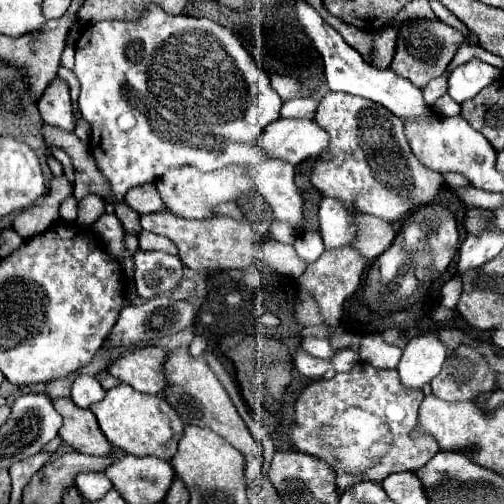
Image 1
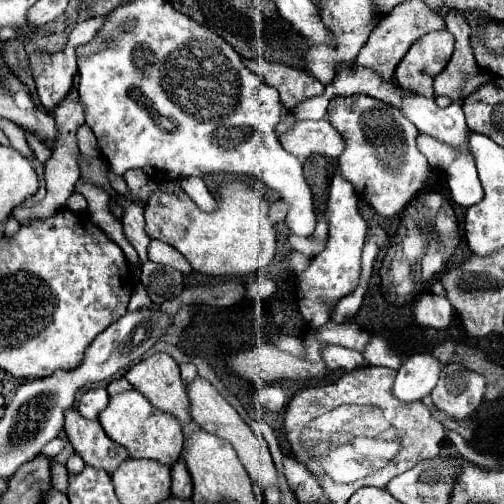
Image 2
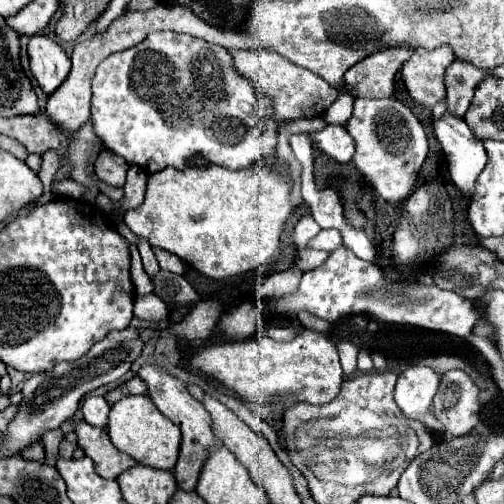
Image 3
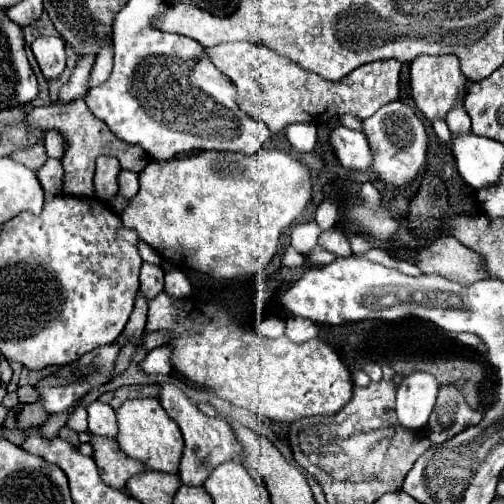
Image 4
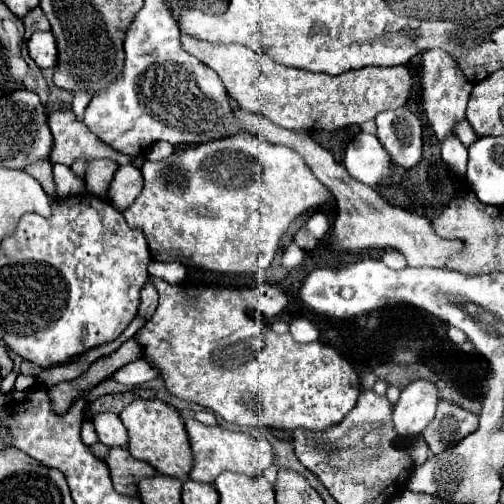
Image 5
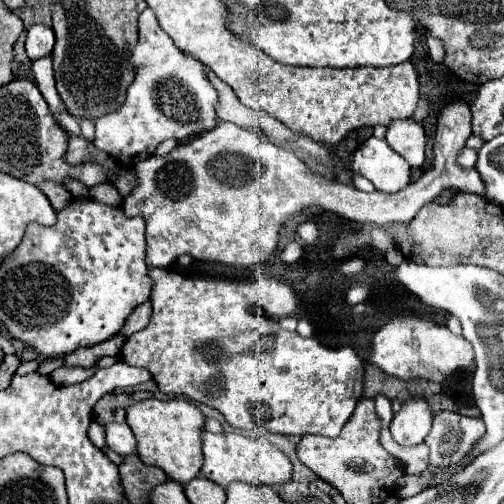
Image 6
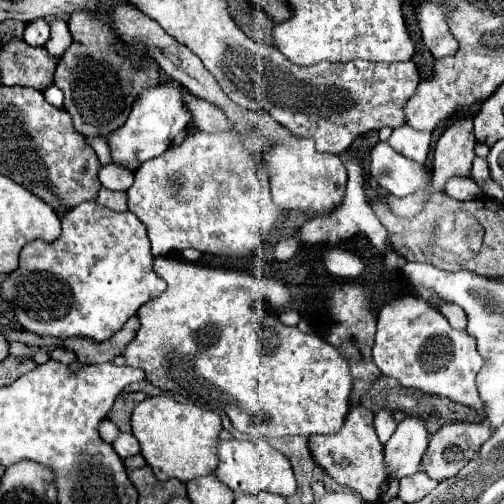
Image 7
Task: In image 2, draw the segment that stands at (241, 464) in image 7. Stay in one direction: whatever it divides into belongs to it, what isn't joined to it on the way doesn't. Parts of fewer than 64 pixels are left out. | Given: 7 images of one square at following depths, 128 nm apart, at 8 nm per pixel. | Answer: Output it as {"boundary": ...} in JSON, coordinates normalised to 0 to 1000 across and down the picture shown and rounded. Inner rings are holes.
{"boundary":[[[302,702],[266,722],[246,750],[310,810],[345,821],[361,841],[381,833],[373,817],[373,782],[357,754],[357,730],[333,702]],[[361,909],[341,925],[341,984],[373,992],[381,984],[381,952]]]}

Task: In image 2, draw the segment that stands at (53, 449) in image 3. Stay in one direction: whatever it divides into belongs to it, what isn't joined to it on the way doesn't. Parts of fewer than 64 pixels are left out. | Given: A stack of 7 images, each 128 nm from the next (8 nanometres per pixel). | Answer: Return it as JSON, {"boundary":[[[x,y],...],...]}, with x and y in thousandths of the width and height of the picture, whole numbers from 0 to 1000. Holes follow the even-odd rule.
{"boundary":[[[103,913],[103,964],[115,968],[123,980],[135,976],[135,933],[127,921]]]}

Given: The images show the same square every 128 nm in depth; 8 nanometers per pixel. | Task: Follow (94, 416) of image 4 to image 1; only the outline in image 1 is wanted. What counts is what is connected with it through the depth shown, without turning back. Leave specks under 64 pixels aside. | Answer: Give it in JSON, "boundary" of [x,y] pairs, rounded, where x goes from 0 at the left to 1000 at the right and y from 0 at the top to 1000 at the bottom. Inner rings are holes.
{"boundary":[[[159,742],[147,762],[143,762],[143,782],[139,790],[147,794],[151,806],[159,810],[175,810],[187,798],[198,798],[206,790],[206,770],[194,762],[194,754],[187,746],[175,742]]]}

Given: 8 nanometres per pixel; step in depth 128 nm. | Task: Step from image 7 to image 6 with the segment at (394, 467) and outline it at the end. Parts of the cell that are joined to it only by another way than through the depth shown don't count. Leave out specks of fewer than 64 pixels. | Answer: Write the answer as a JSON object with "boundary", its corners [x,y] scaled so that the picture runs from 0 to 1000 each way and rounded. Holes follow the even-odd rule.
{"boundary":[[[817,786],[798,802],[798,810],[782,821],[774,837],[778,869],[798,885],[825,885],[849,865],[857,833],[861,817],[845,790]]]}

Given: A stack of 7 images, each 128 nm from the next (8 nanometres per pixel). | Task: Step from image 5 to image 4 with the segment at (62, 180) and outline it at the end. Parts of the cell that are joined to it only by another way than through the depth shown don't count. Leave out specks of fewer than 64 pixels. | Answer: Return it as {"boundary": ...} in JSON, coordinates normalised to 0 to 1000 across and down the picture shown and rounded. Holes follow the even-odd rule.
{"boundary":[[[95,313],[83,333],[75,333],[75,357],[87,373],[87,381],[99,381],[99,385],[115,385],[123,377],[123,349],[127,349],[127,337],[123,337],[123,325],[119,317],[103,317]]]}

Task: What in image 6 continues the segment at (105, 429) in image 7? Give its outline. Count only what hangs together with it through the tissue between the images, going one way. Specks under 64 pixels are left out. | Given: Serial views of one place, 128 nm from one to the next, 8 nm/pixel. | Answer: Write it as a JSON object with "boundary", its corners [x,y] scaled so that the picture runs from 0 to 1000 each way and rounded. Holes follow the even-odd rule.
{"boundary":[[[183,837],[179,849],[175,849],[175,869],[179,869],[179,877],[183,877],[187,885],[206,889],[206,885],[210,885],[210,877],[206,877],[206,845],[194,841],[194,837]]]}

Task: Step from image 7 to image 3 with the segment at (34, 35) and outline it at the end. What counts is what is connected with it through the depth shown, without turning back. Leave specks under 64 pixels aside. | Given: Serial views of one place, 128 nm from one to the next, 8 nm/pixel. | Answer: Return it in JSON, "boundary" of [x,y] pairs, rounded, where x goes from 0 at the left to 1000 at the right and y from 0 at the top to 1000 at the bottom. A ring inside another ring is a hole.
{"boundary":[[[63,71],[56,83],[60,139],[75,171],[99,190],[139,147],[139,115],[131,103],[91,71]]]}

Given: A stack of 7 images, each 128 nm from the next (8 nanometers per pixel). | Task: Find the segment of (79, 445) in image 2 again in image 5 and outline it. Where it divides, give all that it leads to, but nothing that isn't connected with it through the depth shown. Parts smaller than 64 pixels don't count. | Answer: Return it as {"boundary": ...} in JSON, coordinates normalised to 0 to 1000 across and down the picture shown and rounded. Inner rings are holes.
{"boundary":[[[218,889],[206,917],[218,933],[226,972],[234,980],[250,980],[250,984],[270,984],[278,948],[310,940],[310,933],[298,921],[262,909],[250,889]]]}

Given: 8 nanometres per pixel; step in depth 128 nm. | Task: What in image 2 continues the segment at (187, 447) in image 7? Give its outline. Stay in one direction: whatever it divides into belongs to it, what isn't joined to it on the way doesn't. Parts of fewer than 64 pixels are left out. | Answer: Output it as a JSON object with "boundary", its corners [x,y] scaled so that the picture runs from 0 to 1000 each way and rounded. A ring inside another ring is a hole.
{"boundary":[[[254,774],[218,786],[218,798],[198,817],[194,833],[214,869],[246,885],[262,909],[298,909],[317,921],[341,925],[345,917],[353,917],[357,897],[365,889],[365,861],[357,837],[341,821],[306,810],[298,794],[286,790],[274,774]]]}

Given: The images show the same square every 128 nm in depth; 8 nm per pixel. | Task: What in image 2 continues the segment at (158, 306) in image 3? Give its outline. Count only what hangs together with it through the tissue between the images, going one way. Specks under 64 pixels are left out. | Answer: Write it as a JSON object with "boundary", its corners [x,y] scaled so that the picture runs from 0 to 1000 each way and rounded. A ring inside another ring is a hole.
{"boundary":[[[270,563],[262,587],[258,587],[258,603],[254,603],[254,615],[274,615],[274,611],[290,611],[298,607],[298,591],[290,583],[290,575],[282,571],[282,563]]]}

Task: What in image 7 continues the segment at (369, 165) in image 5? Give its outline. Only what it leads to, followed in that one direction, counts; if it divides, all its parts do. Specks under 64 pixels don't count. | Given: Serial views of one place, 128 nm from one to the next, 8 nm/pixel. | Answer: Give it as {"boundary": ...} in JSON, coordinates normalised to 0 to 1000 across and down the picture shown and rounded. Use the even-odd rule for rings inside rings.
{"boundary":[[[750,282],[734,302],[734,349],[778,389],[810,389],[853,361],[853,341],[806,310],[794,310],[766,282]]]}

